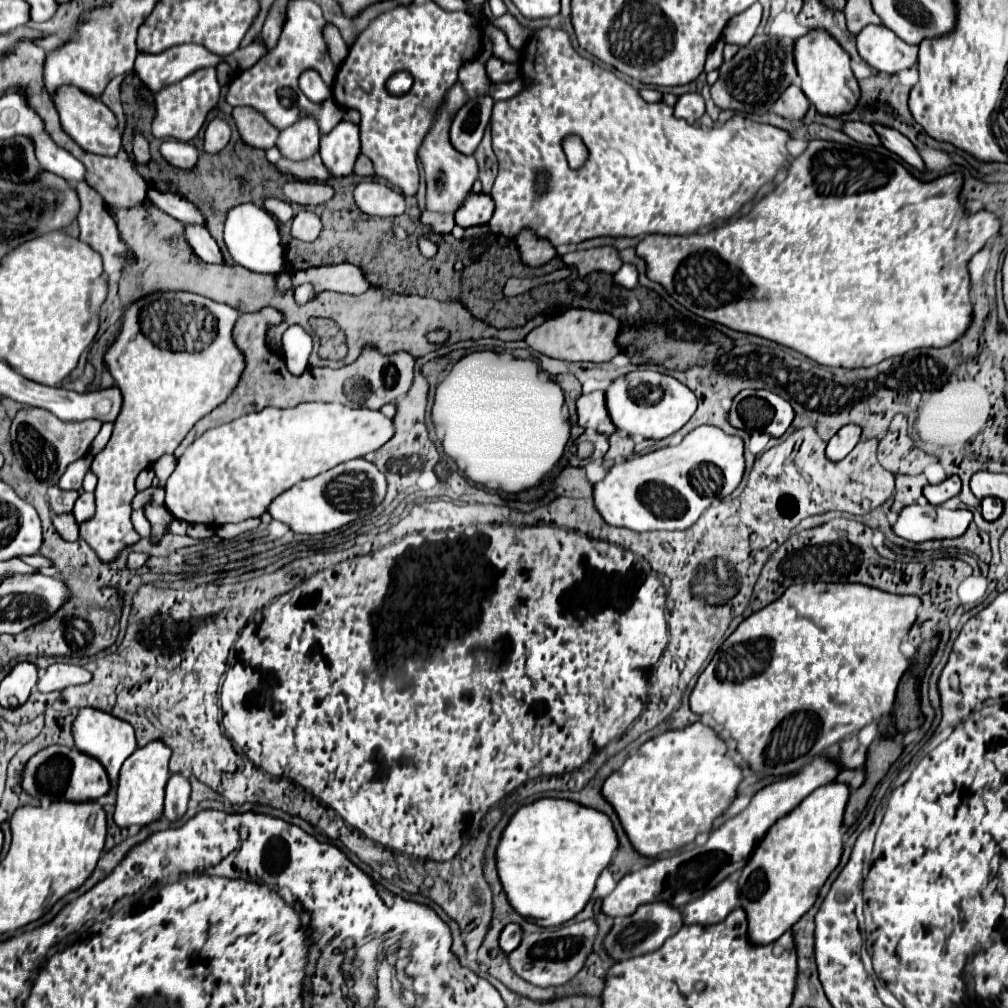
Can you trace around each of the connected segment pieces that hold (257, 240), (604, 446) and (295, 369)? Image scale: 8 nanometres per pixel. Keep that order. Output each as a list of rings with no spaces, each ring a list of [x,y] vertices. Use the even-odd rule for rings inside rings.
[[[242,203],[232,208],[224,226],[224,243],[234,263],[256,273],[280,273],[284,271],[284,249],[280,245],[278,225],[272,215],[256,207],[254,203]]]
[[[586,431],[586,433],[584,433],[584,439],[588,439],[588,441],[594,443],[594,453],[592,453],[590,461],[602,459],[602,457],[606,455],[606,451],[608,451],[608,437],[606,437],[606,435],[600,435],[600,433],[596,433],[596,431]]]
[[[288,327],[282,335],[282,355],[290,373],[300,375],[308,367],[308,355],[312,351],[312,337],[300,327]]]

